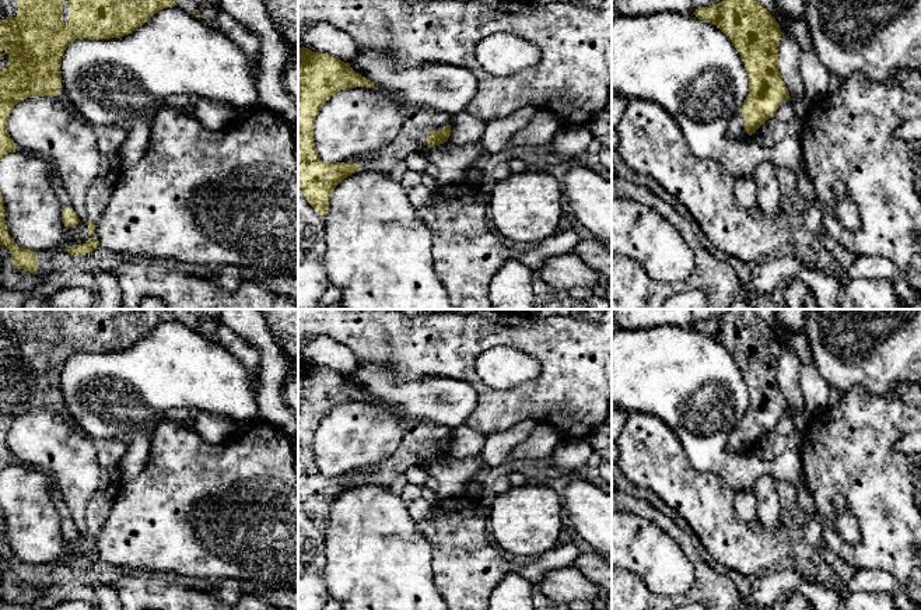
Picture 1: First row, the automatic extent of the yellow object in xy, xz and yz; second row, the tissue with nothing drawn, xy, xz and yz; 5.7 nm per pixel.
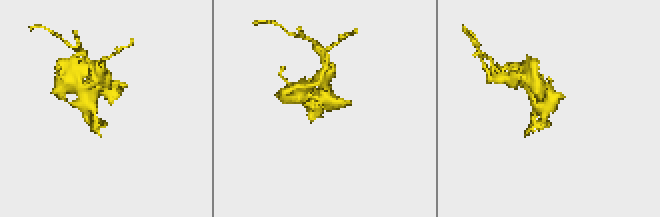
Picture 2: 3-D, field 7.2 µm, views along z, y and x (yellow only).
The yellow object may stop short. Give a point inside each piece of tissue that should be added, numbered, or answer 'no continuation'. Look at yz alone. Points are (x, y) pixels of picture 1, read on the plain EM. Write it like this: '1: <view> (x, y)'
1: yz (736, 442)

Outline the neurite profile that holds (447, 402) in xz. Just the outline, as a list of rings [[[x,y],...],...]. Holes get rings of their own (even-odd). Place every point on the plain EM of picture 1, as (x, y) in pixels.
[[[363,364],[350,381],[375,402],[396,410],[406,423],[431,423],[458,428],[476,407],[476,392],[467,382],[448,376],[402,381],[388,365]]]

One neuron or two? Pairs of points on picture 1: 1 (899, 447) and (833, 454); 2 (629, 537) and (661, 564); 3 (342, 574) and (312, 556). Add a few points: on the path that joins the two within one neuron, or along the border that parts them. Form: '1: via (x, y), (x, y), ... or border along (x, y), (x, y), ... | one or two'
1: border along (906, 433), (893, 445), (893, 449), (904, 456) | two
2: via (637, 546), (652, 556) | one
3: border along (324, 532), (324, 585), (331, 595) | two

